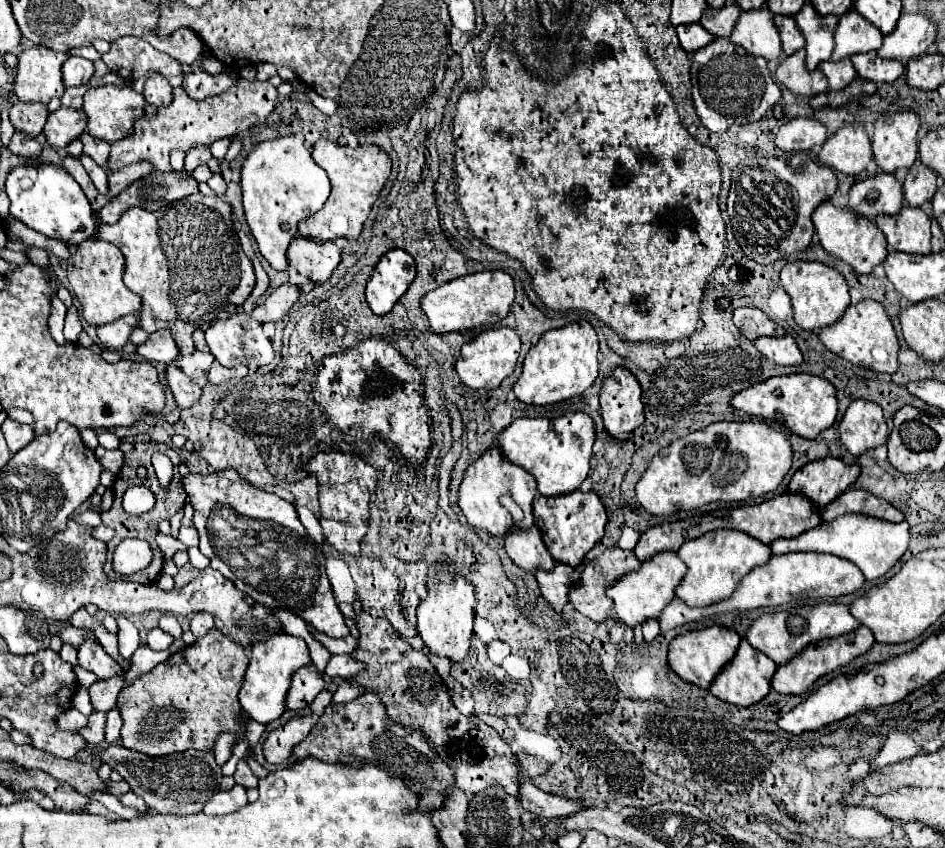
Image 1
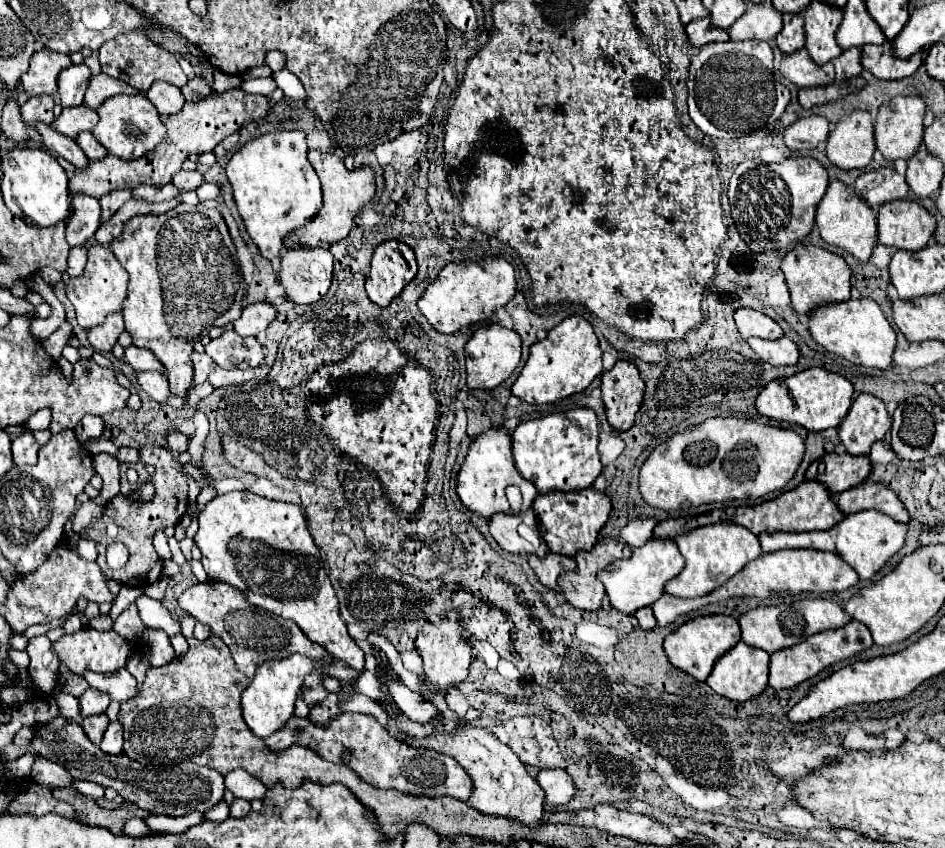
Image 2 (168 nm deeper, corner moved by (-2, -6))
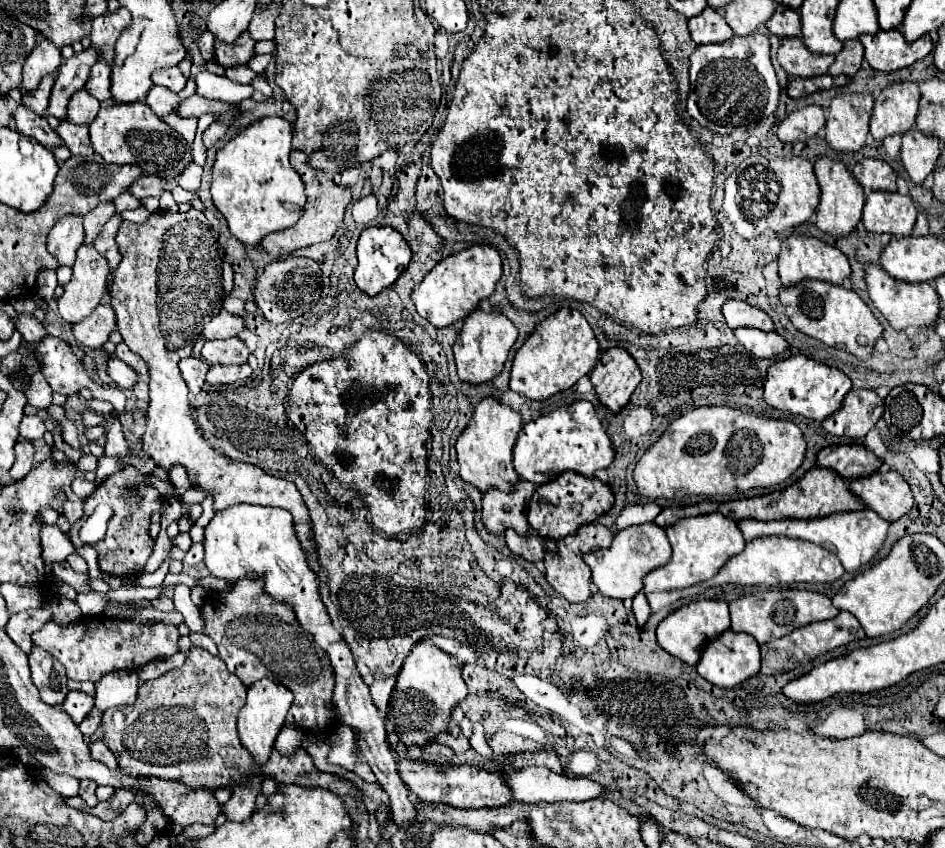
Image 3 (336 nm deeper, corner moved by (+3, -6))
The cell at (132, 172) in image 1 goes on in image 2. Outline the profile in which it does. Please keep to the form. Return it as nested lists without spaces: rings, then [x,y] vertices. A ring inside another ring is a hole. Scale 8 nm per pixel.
[[[122,190],[122,192],[110,192],[106,196],[100,198],[100,218],[102,222],[110,220],[114,216],[114,212],[132,198],[132,190]]]

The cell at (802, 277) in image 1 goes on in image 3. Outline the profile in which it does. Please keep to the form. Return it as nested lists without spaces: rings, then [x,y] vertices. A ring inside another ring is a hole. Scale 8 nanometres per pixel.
[[[795,234],[795,236],[789,236],[783,240],[777,262],[779,262],[779,278],[785,288],[799,284],[803,280],[825,280],[829,284],[841,286],[843,280],[851,274],[849,260],[841,250],[837,250],[813,236],[803,236],[803,234]]]

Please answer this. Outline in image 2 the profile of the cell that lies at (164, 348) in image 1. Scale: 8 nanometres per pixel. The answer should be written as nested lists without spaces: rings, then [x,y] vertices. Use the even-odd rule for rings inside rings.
[[[128,346],[124,350],[124,358],[126,358],[126,362],[134,370],[160,370],[160,372],[164,372],[160,360],[156,360],[156,356],[152,356],[150,350],[142,350],[142,348],[136,348],[136,346]]]

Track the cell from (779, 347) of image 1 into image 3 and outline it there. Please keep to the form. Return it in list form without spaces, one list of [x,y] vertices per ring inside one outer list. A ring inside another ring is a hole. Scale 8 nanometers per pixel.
[[[737,328],[733,330],[737,340],[747,348],[747,352],[755,354],[757,358],[775,360],[785,354],[787,342],[777,332],[759,332],[757,328]]]

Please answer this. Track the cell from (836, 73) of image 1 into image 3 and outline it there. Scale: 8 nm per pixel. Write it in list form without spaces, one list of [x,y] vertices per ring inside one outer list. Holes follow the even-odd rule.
[[[859,40],[843,42],[843,50],[835,54],[835,62],[829,68],[831,76],[855,76],[863,62],[863,44]]]

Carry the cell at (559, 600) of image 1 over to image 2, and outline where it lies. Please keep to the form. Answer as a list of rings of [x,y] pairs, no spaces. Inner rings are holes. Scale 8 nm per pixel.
[[[548,552],[544,558],[538,558],[538,556],[526,556],[526,558],[528,558],[528,564],[532,566],[532,570],[536,572],[538,580],[544,586],[548,586],[548,588],[558,590],[558,582],[556,580],[558,580],[560,572],[564,572],[562,556]]]

